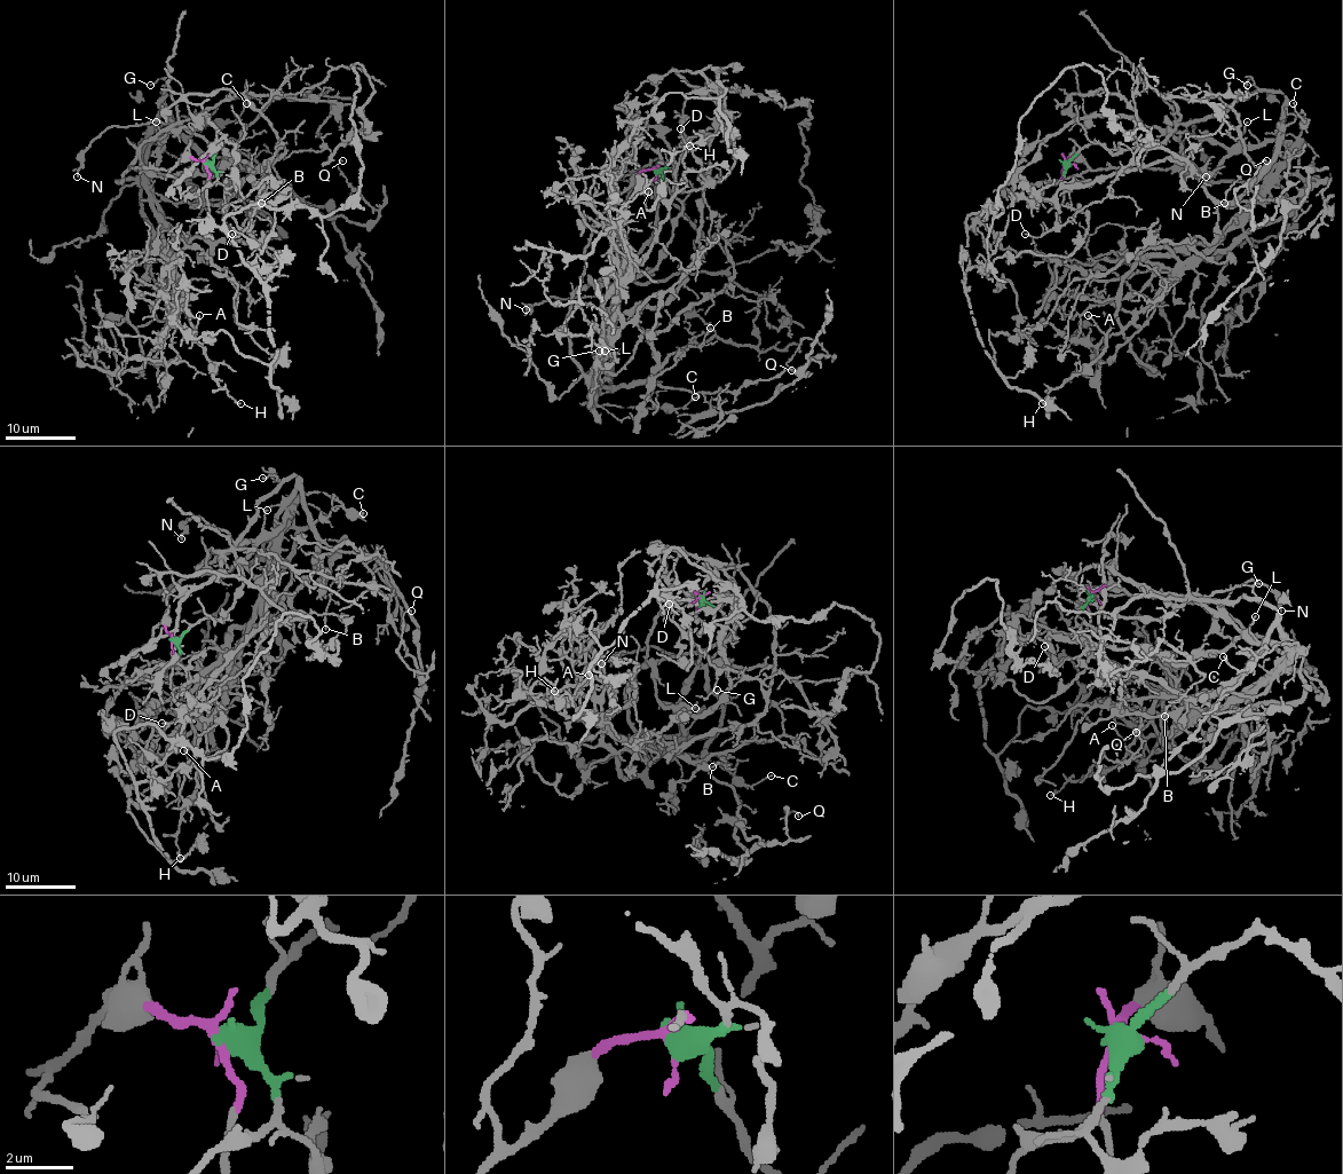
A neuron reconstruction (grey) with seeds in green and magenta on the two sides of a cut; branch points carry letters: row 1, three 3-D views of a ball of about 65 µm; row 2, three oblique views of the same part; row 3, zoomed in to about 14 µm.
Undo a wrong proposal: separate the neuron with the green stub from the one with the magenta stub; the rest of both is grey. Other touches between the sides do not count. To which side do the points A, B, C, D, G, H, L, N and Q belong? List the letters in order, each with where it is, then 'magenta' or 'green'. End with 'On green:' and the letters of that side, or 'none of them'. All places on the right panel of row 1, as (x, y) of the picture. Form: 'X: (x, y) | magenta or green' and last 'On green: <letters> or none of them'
A: (1088, 315) | magenta
B: (1224, 203) | green
C: (1293, 103) | green
D: (1025, 234) | green
G: (1247, 85) | green
H: (1042, 403) | magenta
L: (1247, 121) | green
N: (1206, 176) | green
Q: (1266, 160) | green
On green: B, C, D, G, L, N, Q

